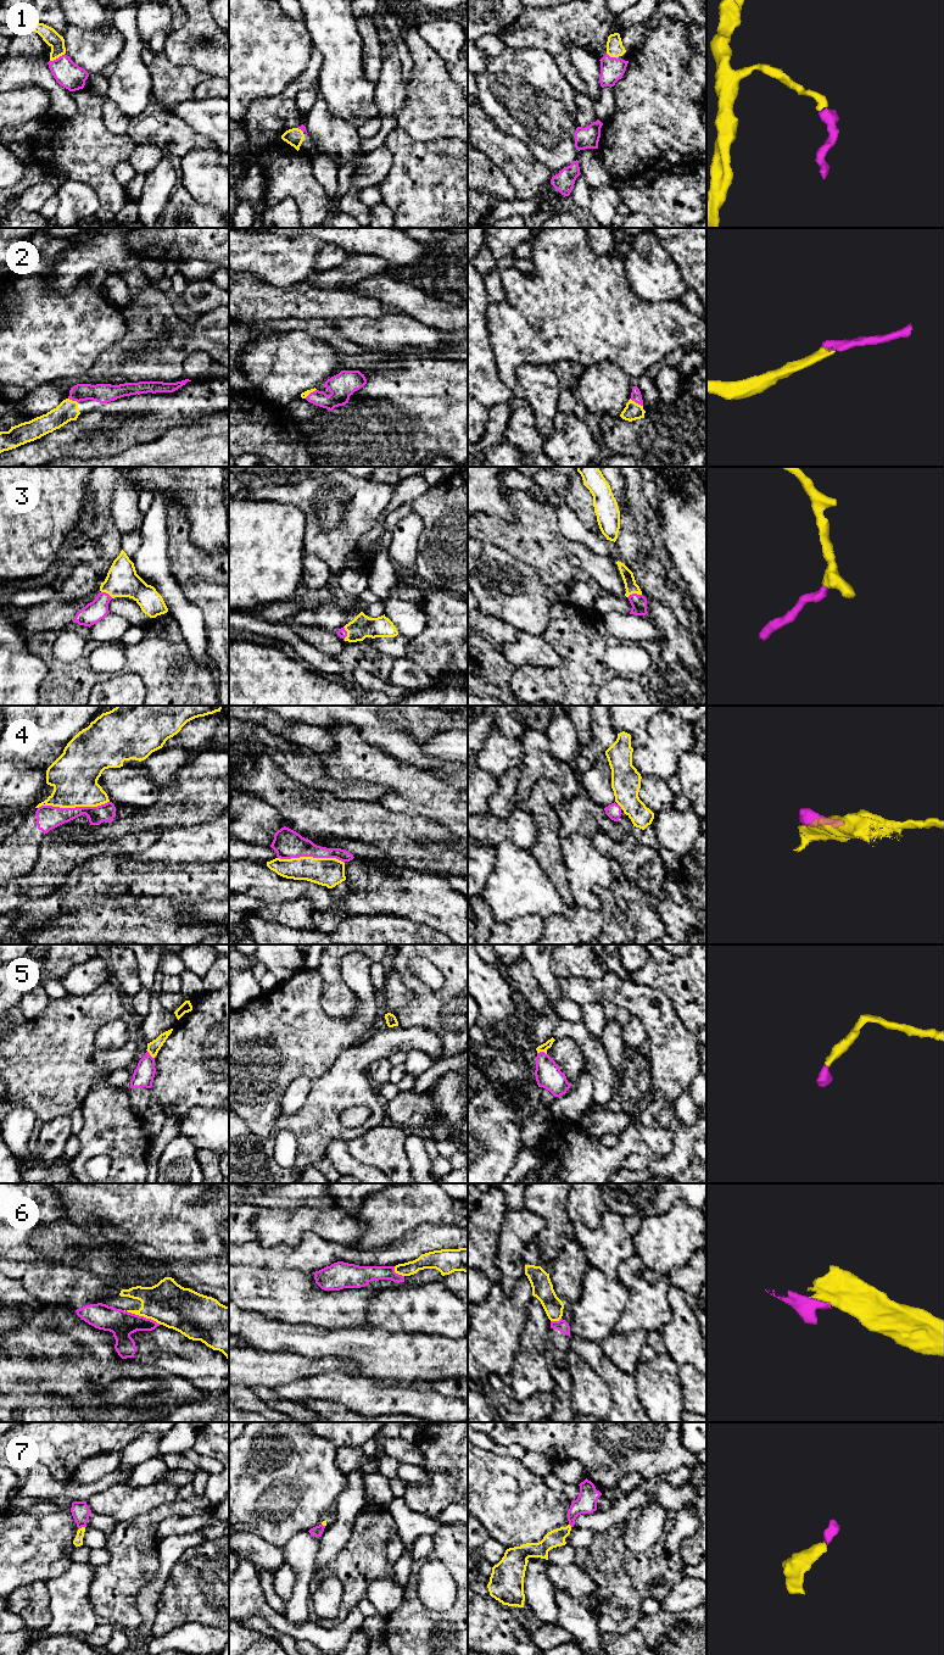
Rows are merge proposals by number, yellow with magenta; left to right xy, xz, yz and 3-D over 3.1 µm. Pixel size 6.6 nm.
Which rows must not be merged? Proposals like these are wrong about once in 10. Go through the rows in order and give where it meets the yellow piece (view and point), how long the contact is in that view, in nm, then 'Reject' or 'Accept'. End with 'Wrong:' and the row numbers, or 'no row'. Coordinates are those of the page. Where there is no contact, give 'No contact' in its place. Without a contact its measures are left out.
1: Touches yellow at xy (56, 57). Shared border 110 nm. Accept
2: Touches yellow at yz (635, 402). Shared border 100 nm. Accept
3: Touches yellow at yz (634, 592). Shared border 100 nm. Accept
4: Touches yellow at xy (73, 807). Shared border 480 nm. Accept
5: Touches yellow at yz (542, 1051). Shared border 70 nm. Accept
6: Touches yellow at xy (144, 1316). Shared border 240 nm. Reject
7: Touches yellow at xy (82, 1527). Shared border 40 nm. Accept
Wrong: 6

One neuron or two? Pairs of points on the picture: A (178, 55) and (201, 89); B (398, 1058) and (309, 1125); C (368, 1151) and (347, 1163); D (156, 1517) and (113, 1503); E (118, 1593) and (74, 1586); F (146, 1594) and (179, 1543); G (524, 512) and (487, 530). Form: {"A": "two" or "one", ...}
{"A": "two", "B": "two", "C": "two", "D": "two", "E": "two", "F": "one", "G": "one"}

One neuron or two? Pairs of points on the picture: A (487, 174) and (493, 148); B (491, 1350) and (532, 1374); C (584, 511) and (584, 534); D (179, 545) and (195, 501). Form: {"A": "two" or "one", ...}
{"A": "two", "B": "two", "C": "two", "D": "two"}

